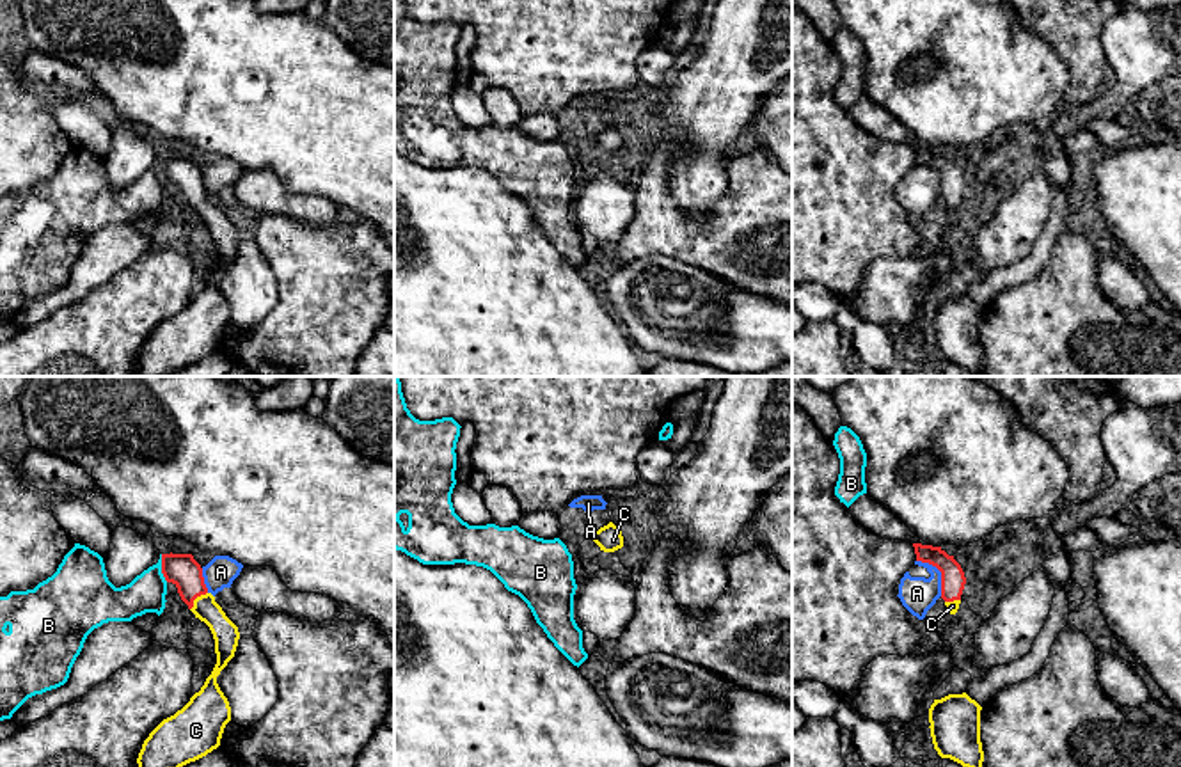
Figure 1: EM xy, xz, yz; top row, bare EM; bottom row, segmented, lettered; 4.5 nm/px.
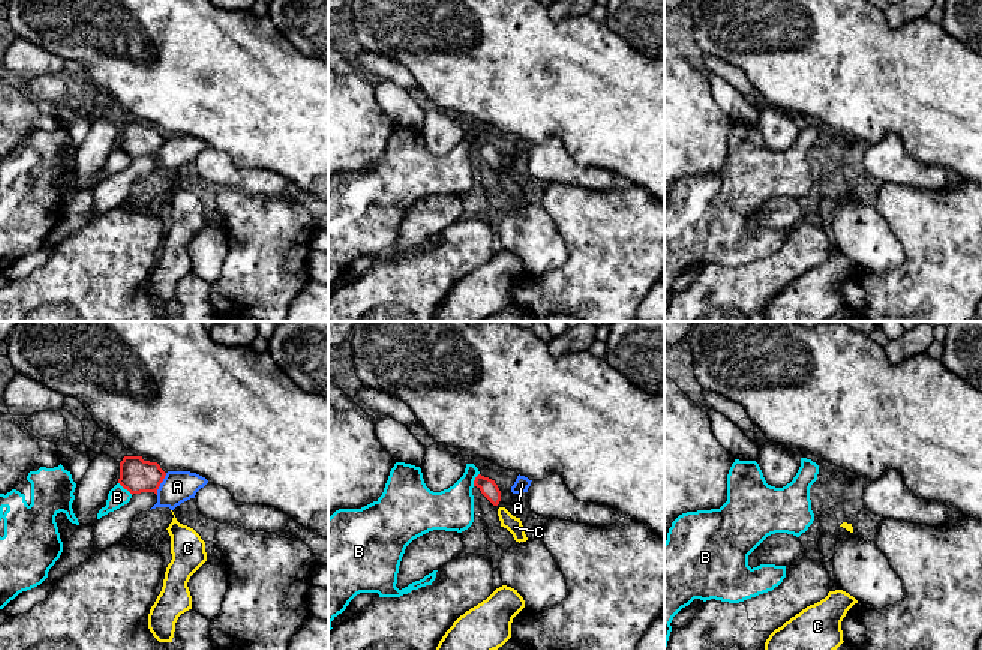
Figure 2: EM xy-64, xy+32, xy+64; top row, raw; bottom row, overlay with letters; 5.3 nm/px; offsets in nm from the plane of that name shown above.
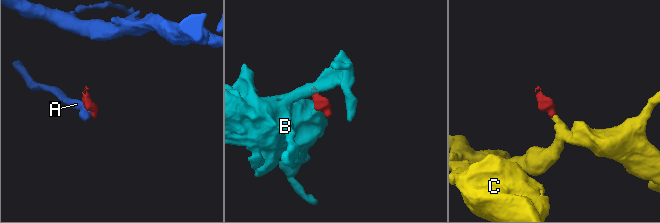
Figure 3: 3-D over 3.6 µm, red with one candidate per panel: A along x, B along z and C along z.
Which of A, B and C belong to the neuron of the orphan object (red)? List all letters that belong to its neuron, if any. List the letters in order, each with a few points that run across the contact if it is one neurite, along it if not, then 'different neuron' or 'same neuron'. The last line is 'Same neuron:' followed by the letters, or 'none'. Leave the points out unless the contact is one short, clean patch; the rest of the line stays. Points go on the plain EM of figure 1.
A: line yz (917, 162), (931, 166), (940, 174), (942, 197); different neuron
B: line xy (160, 157), (160, 174), (167, 183); different neuron
C: line xy (183, 173), (196, 199), (226, 237); same neuron
Same neuron: C

